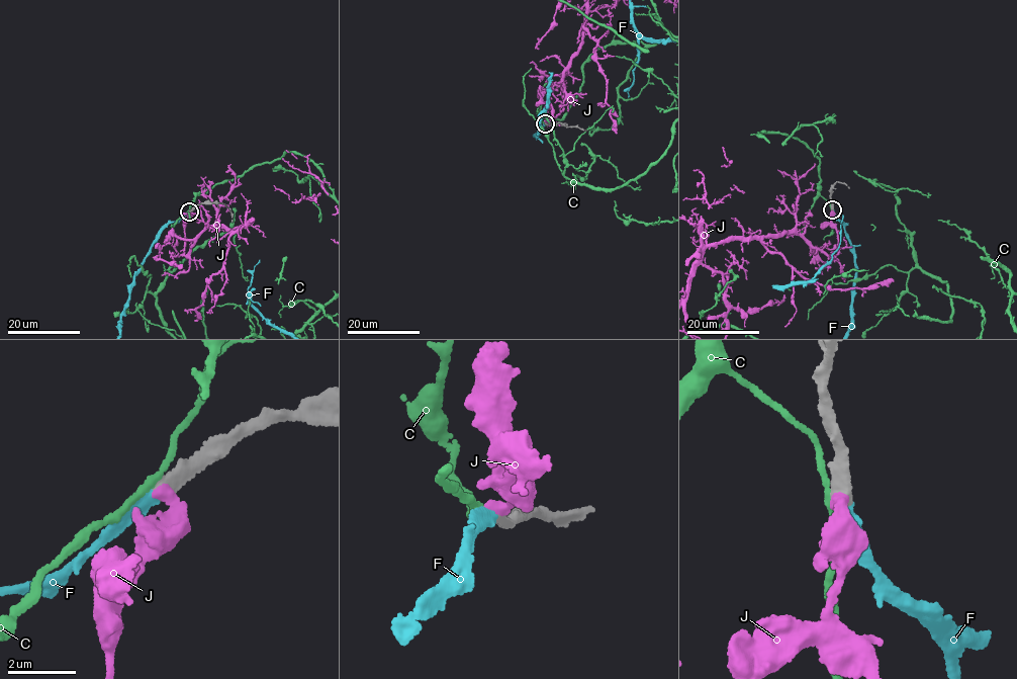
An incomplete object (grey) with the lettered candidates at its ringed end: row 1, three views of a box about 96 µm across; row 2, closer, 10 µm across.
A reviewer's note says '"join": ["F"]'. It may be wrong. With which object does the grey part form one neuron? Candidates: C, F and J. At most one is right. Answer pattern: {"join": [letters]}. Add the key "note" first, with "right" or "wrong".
{"note": "right", "join": ["F"]}

